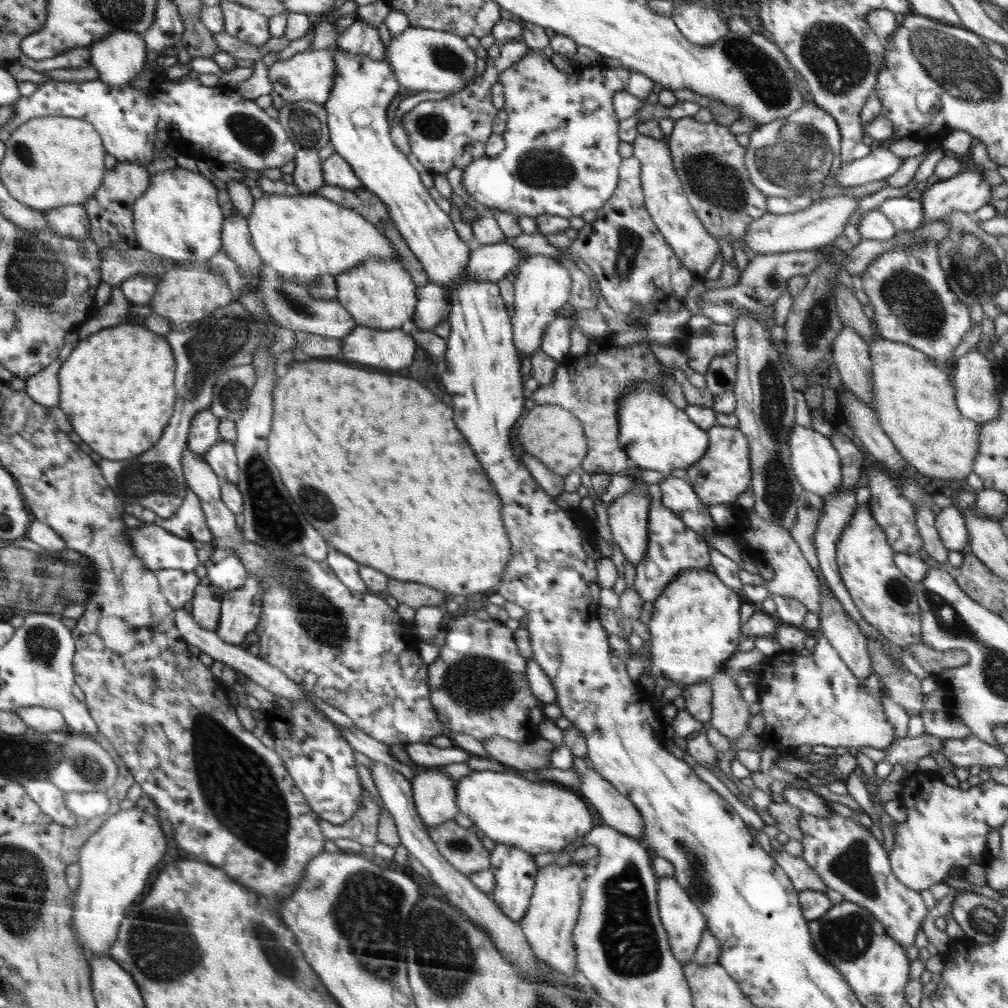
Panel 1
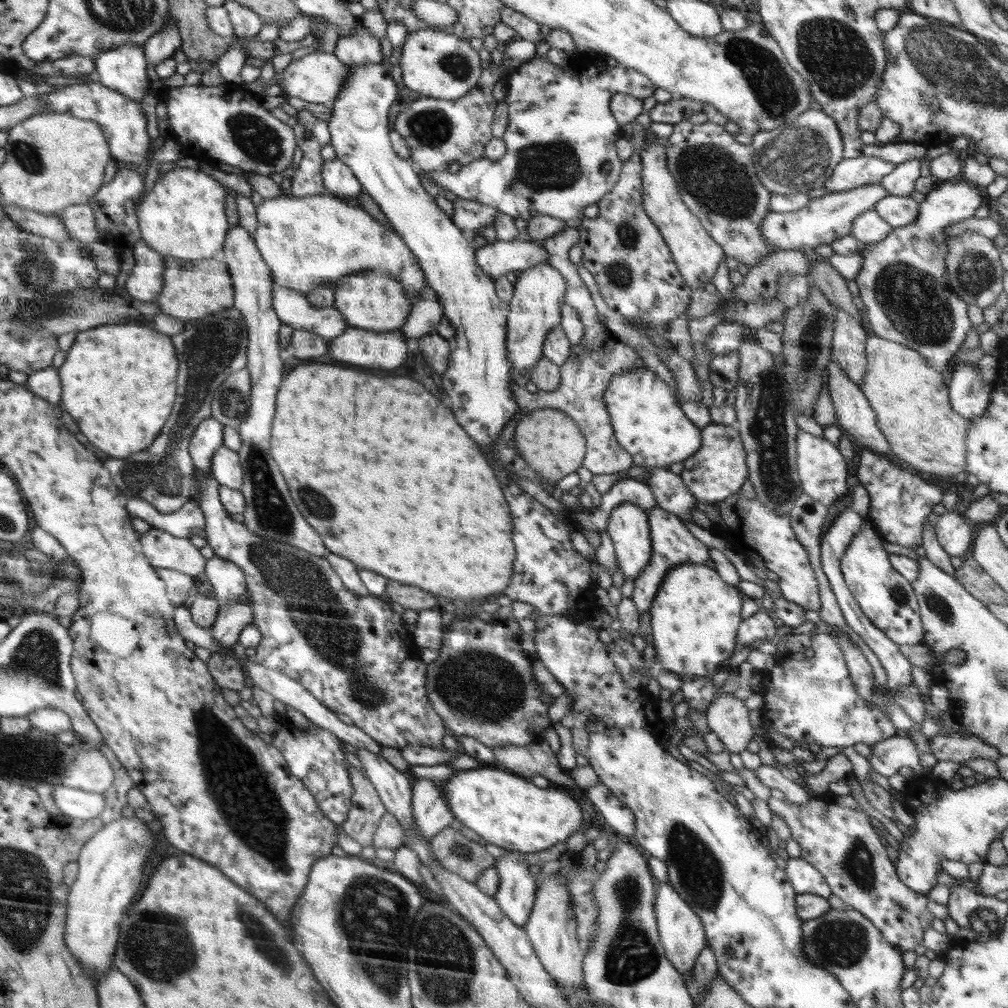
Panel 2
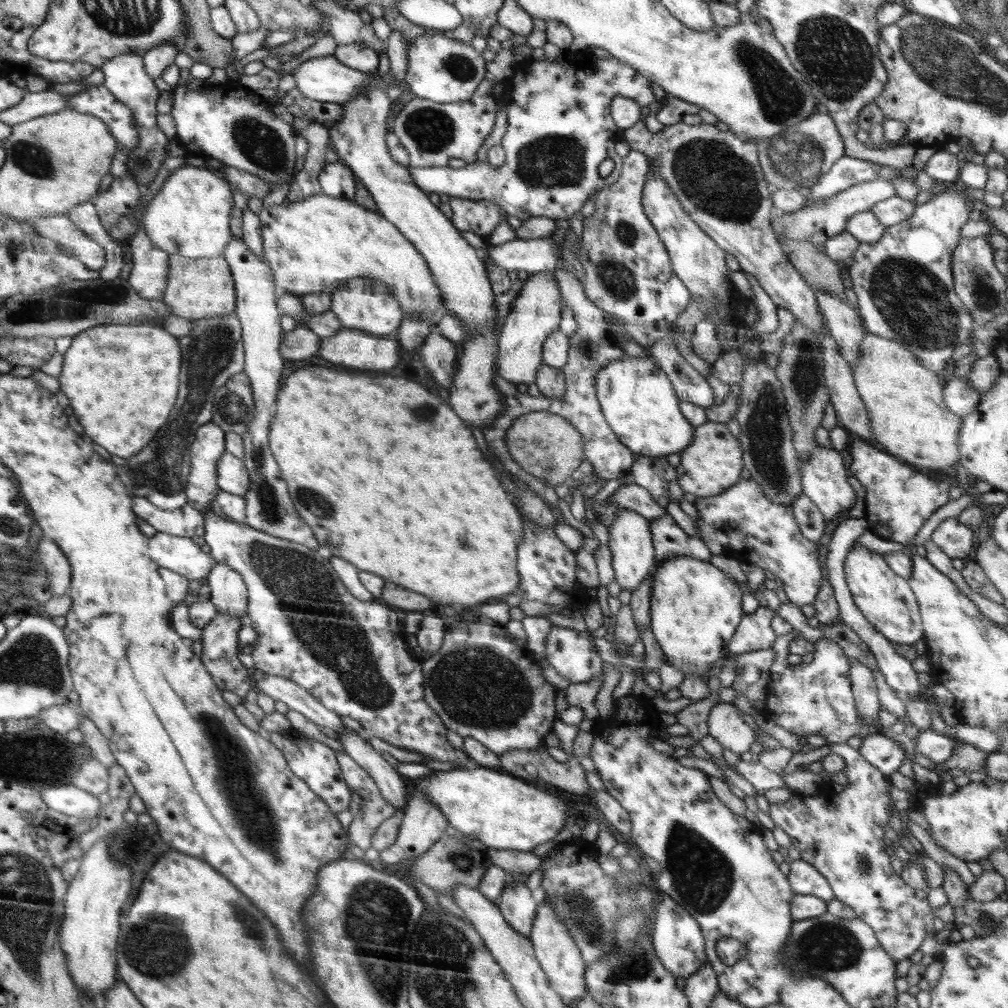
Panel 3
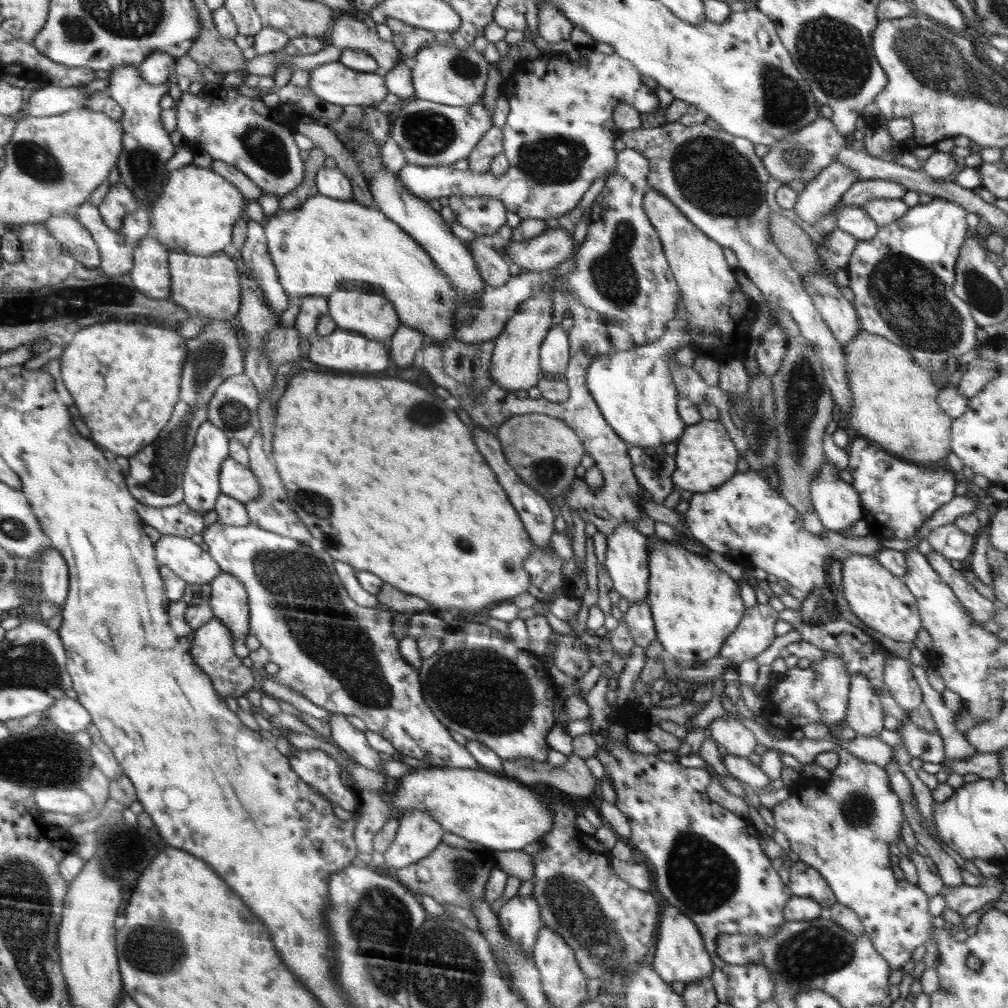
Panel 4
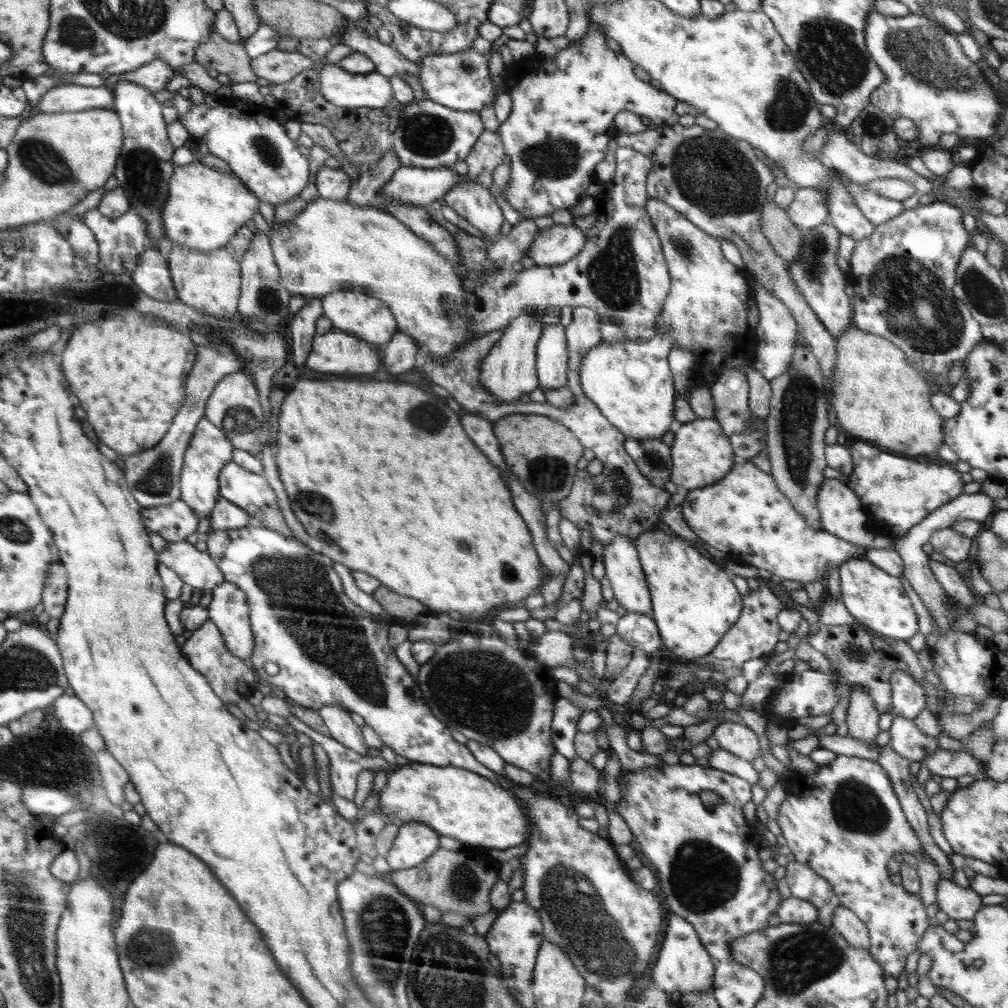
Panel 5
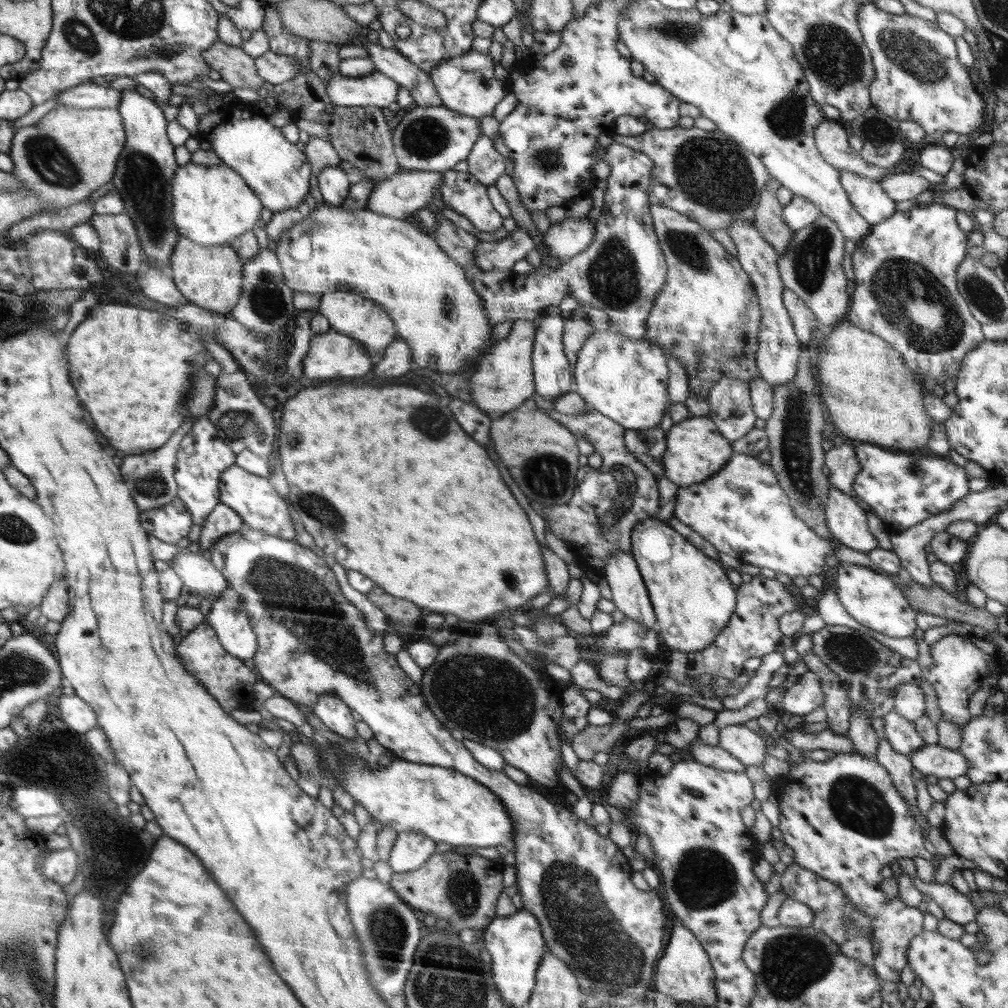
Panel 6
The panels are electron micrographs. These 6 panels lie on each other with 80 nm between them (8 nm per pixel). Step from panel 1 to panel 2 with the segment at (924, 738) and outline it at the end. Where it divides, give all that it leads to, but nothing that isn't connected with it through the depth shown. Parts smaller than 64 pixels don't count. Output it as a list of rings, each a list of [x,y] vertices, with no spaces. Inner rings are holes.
[[[892,736],[869,746],[872,754],[867,757],[873,770],[882,776],[892,776],[904,768],[913,769],[914,776],[926,778],[932,775],[928,769],[919,765],[919,754],[915,743],[908,736]]]

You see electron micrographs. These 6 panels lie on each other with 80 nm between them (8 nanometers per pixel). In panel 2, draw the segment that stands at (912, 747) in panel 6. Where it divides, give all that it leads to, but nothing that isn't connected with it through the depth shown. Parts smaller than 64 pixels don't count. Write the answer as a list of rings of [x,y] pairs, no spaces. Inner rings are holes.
[[[959,735],[932,736],[928,740],[930,754],[938,761],[954,761],[963,764],[972,758],[988,758],[995,762],[1000,752],[974,736],[960,737]]]

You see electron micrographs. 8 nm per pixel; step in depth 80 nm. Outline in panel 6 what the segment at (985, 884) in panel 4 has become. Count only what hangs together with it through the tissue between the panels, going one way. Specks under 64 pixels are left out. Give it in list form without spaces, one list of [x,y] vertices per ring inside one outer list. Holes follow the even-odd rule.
[[[918,876],[913,878],[913,885],[922,893],[929,894],[944,911],[944,916],[956,924],[965,925],[974,922],[977,912],[972,905],[972,897],[960,893],[952,883],[926,883]]]

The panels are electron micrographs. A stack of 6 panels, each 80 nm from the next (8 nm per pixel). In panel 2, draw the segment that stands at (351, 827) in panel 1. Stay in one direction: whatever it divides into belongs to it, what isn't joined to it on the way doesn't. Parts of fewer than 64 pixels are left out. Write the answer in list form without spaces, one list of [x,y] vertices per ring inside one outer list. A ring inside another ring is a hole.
[[[353,765],[348,766],[348,772],[353,786],[352,806],[340,832],[351,836],[362,847],[372,846],[378,823],[387,811],[368,777]]]

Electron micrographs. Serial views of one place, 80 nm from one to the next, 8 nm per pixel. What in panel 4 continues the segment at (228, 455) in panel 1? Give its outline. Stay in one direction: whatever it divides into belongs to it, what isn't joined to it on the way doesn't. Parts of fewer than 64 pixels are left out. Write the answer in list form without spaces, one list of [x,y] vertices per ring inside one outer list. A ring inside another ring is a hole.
[[[229,457],[222,464],[220,473],[221,494],[232,496],[245,504],[263,494],[257,476],[248,467]]]

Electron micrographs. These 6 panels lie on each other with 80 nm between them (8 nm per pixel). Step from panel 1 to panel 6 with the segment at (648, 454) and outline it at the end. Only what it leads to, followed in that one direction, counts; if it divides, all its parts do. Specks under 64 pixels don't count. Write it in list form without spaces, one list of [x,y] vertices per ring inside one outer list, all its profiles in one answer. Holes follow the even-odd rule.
[[[613,327],[608,330],[596,330],[584,341],[574,363],[573,384],[572,389],[591,407],[610,420],[615,420],[625,430],[641,431],[657,427],[669,406],[668,367],[665,352],[657,344],[645,338],[630,339]]]

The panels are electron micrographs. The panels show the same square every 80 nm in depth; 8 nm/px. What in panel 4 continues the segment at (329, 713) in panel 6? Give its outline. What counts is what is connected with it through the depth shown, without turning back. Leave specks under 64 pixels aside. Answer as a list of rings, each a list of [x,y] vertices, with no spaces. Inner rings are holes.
[[[332,713],[329,718],[329,725],[332,729],[330,740],[347,752],[348,755],[362,766],[368,767],[381,775],[384,775],[387,782],[387,774],[383,772],[383,761],[378,755],[378,750],[368,745],[365,733],[356,730],[351,723],[346,721],[344,715]]]

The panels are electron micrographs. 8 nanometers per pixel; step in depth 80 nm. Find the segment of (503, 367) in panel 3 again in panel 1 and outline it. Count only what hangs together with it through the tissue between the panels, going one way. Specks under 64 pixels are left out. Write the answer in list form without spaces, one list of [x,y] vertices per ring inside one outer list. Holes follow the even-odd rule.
[[[532,256],[526,258],[518,268],[518,275],[513,283],[515,311],[511,316],[513,343],[517,348],[520,359],[524,356],[532,356],[541,348],[542,336],[546,327],[554,321],[561,312],[561,308],[568,303],[571,293],[572,277],[566,265],[546,256]]]

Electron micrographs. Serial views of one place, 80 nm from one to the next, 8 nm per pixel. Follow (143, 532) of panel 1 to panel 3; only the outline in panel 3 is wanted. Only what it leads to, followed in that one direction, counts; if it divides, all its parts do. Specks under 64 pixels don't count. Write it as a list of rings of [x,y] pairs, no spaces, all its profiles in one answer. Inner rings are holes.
[[[163,532],[149,537],[149,555],[153,560],[188,580],[202,580],[213,570],[212,556],[200,548],[191,537]]]

